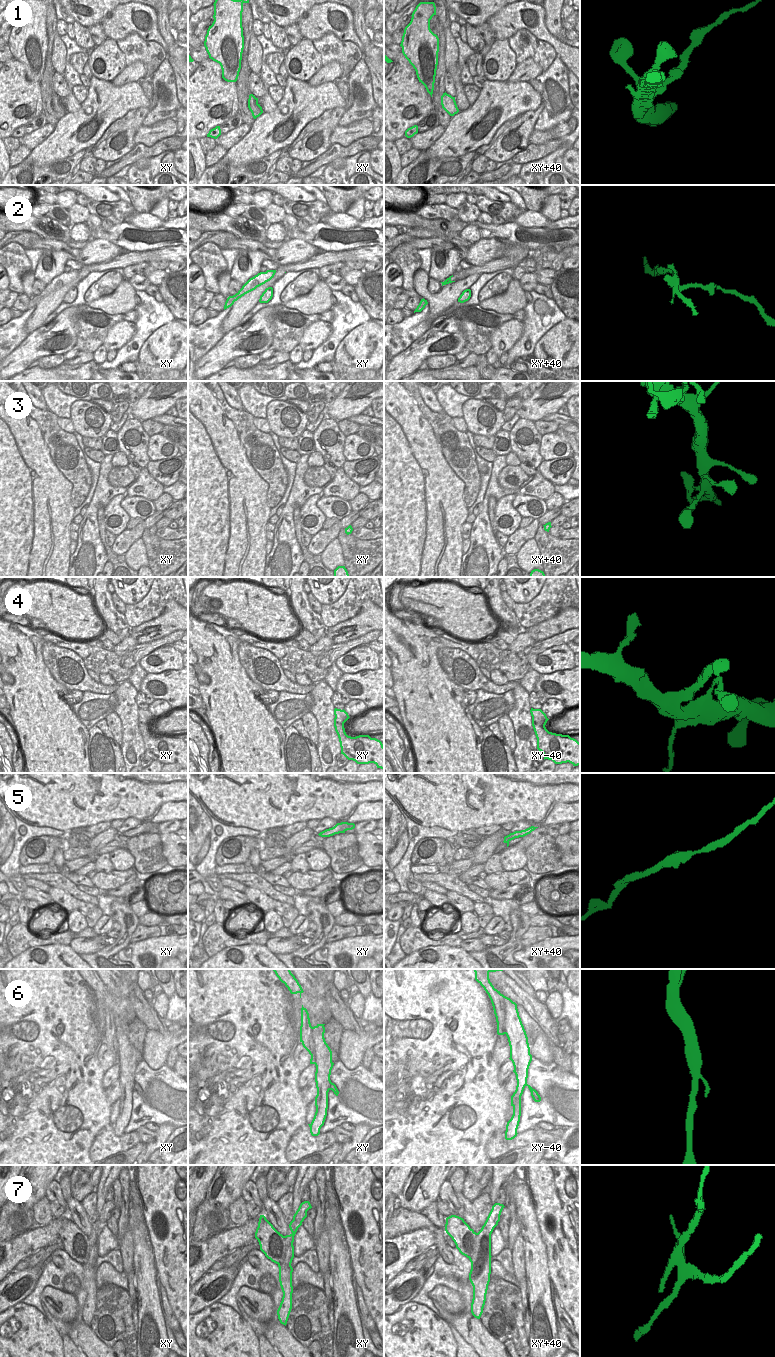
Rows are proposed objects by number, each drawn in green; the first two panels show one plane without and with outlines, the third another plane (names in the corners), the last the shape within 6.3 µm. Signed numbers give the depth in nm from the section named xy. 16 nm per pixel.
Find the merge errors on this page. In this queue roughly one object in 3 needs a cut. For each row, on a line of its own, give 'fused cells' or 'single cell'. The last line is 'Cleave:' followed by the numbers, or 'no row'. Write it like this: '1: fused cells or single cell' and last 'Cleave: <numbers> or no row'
1: fused cells
2: fused cells
3: single cell
4: single cell
5: single cell
6: single cell
7: fused cells
Cleave: 1, 2, 7

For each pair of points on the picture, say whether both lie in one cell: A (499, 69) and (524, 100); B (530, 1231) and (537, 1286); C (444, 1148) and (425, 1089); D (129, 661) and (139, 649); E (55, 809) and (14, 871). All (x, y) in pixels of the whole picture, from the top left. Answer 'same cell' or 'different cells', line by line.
A: different cells
B: same cell
C: same cell
D: same cell
E: different cells

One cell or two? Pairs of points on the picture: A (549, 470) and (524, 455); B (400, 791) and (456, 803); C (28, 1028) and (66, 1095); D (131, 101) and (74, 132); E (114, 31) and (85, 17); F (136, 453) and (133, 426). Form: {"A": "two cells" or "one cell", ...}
{"A": "two cells", "B": "one cell", "C": "one cell", "D": "one cell", "E": "two cells", "F": "one cell"}

